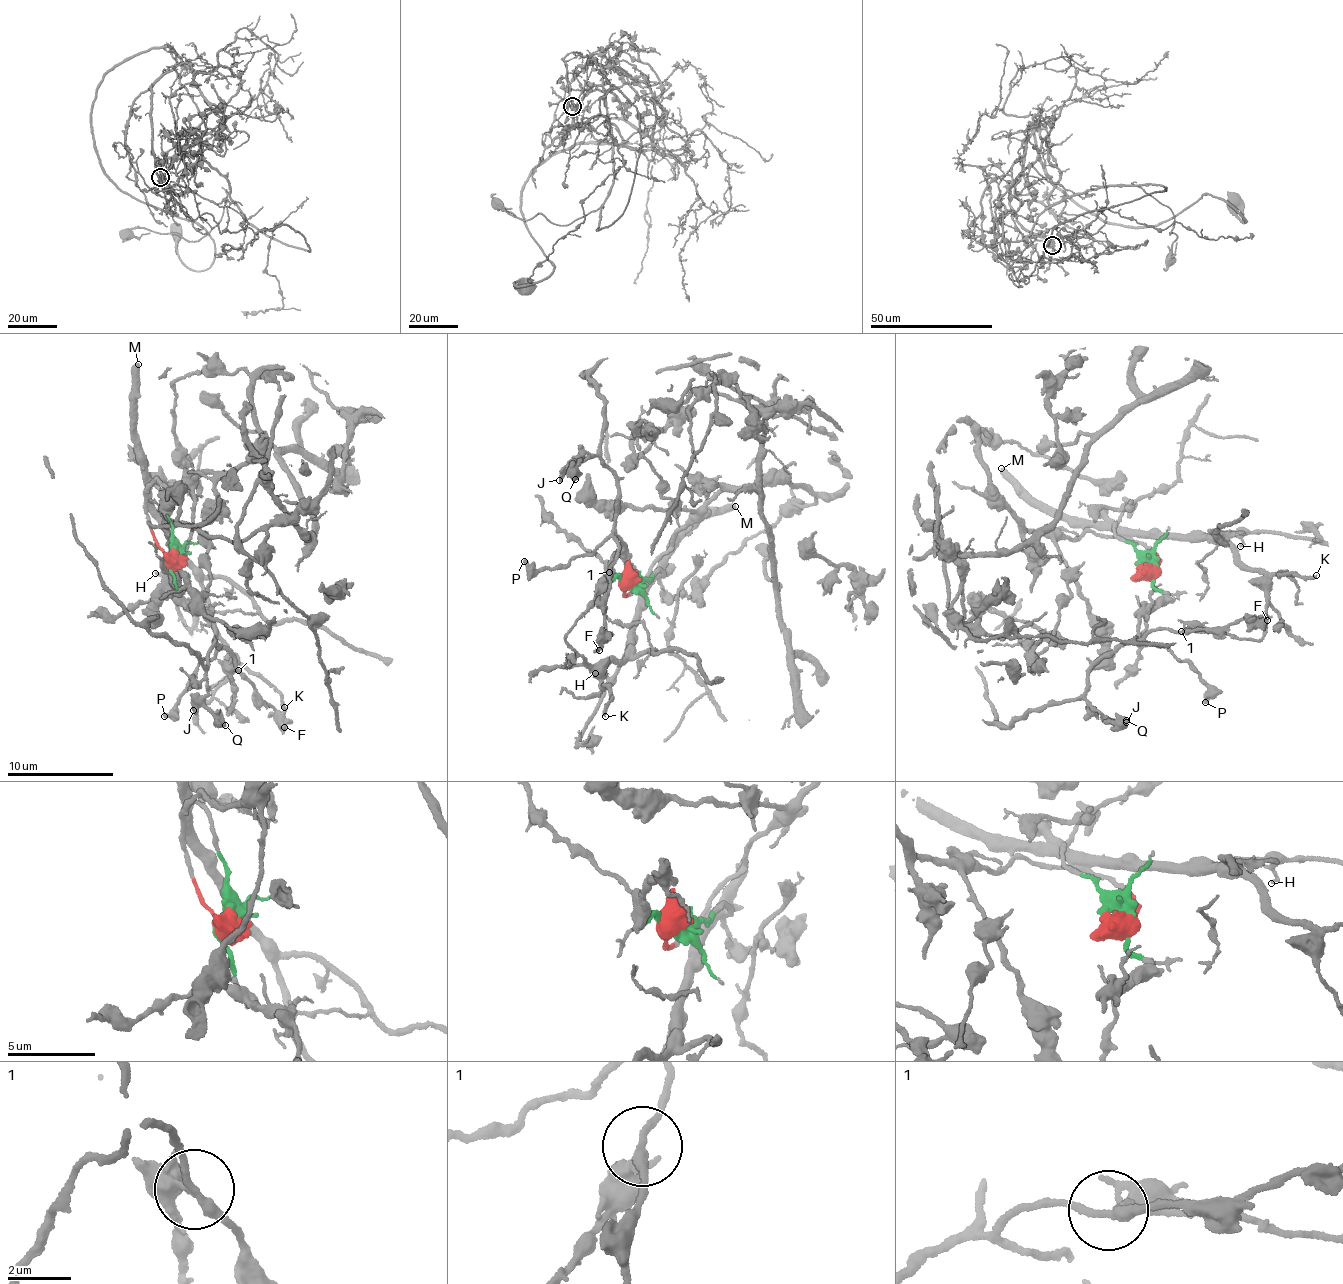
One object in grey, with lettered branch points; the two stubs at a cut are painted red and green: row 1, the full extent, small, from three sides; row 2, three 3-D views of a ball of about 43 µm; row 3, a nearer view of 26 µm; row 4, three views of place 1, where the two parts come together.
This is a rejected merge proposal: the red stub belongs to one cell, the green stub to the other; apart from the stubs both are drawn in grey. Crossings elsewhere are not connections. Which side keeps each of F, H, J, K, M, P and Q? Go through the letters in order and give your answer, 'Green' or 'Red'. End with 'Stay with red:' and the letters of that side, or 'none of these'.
F: Green
H: Red
J: Green
K: Red
M: Red
P: Green
Q: Green
Stay with red: H, K, M

